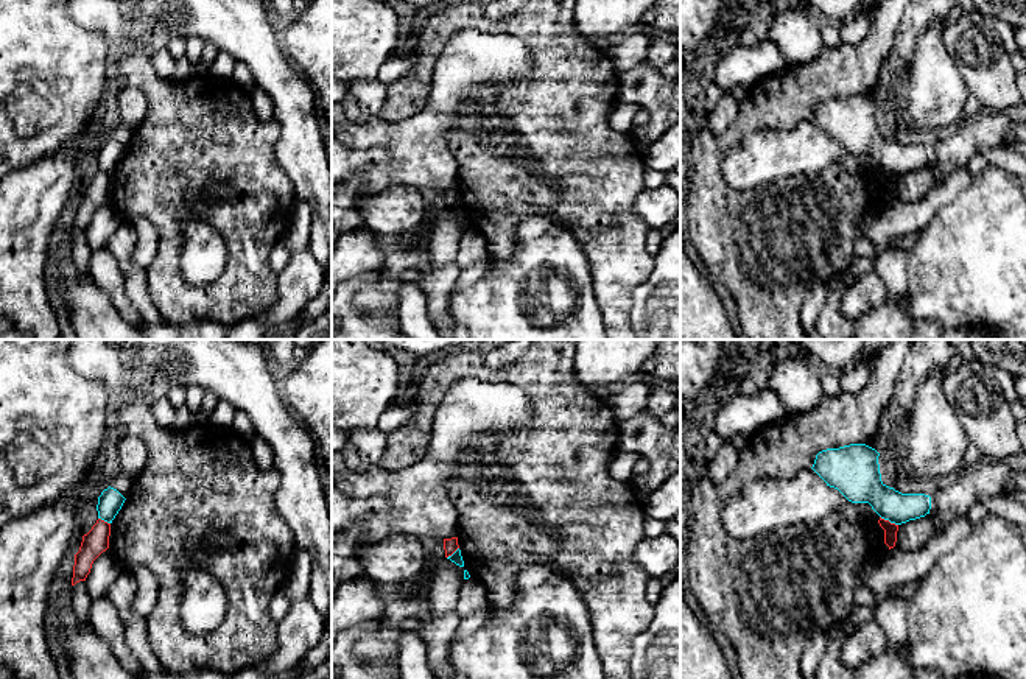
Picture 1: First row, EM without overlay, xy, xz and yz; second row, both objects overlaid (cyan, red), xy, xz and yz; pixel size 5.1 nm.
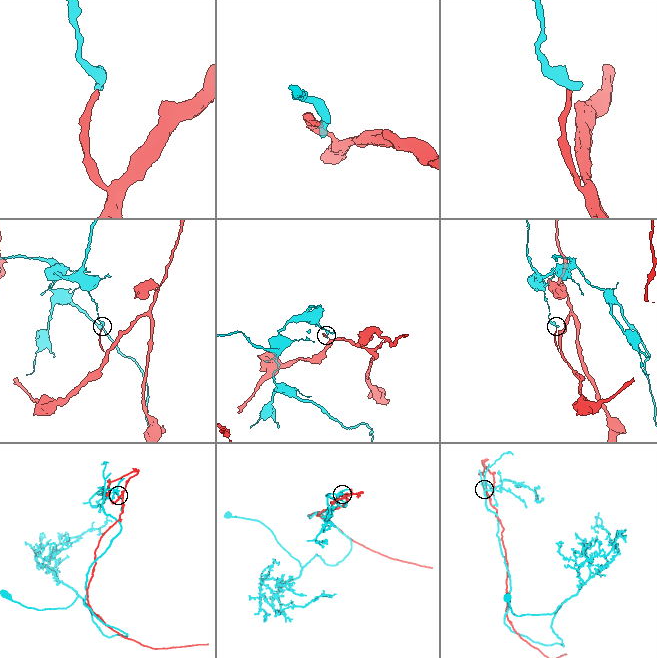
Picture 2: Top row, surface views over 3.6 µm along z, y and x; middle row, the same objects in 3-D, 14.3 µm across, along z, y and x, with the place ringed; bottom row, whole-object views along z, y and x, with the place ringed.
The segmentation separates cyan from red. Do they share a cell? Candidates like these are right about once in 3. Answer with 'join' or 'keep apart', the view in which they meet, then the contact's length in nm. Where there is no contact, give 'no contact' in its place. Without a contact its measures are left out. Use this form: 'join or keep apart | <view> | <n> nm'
keep apart | yz | 110 nm

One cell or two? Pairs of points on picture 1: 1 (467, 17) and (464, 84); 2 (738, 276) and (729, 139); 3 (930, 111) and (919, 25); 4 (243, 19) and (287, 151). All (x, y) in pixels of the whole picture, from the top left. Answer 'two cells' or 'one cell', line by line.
1: two cells
2: one cell
3: two cells
4: one cell

